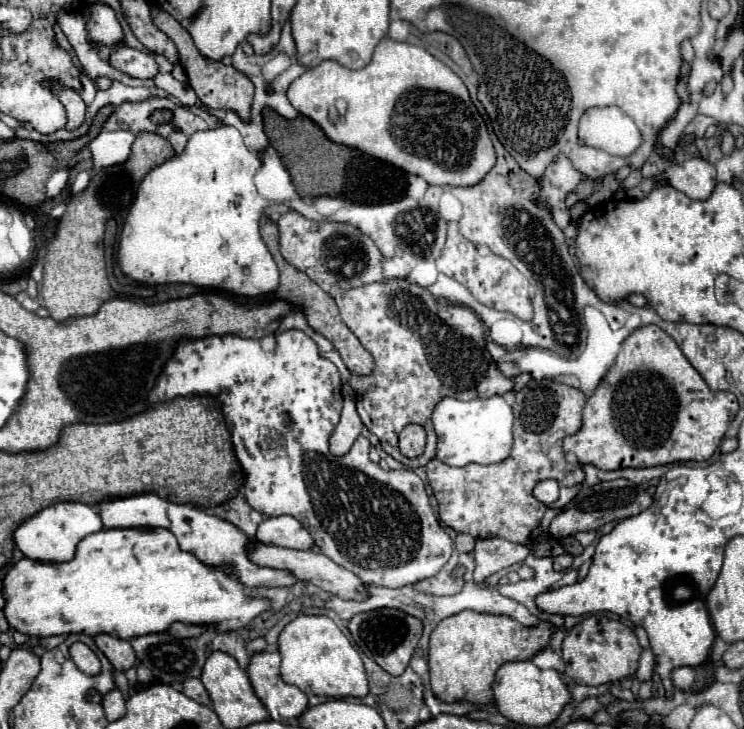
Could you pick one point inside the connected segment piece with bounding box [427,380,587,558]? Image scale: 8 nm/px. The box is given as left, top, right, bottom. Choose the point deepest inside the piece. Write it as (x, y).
(496, 501)

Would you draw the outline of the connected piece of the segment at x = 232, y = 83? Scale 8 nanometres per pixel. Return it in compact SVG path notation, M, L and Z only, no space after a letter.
M155 8L151 12L153 16L153 24L165 32L177 46L179 52L179 62L189 78L189 86L195 90L197 98L207 106L207 108L223 108L223 110L235 110L241 118L247 118L249 108L251 108L251 98L253 98L253 84L245 74L239 74L239 70L235 70L229 62L221 62L221 60L209 60L203 54L199 54L199 50L195 48L191 36L187 34L187 30L183 30L183 26L179 26L179 22L167 14L161 8Z

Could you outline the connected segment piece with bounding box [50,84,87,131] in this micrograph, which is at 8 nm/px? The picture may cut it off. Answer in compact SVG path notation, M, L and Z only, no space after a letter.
M57 84L50 85L50 88L67 110L67 123L65 129L73 131L83 122L85 122L86 104L81 100L78 92L70 88L59 86Z

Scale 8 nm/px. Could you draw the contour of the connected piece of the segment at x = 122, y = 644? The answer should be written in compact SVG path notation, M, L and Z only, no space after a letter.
M99 634L99 636L95 636L95 642L97 642L99 650L109 658L109 662L113 664L115 670L125 672L131 666L135 666L135 652L127 640L121 640L121 638L115 638L109 634Z

